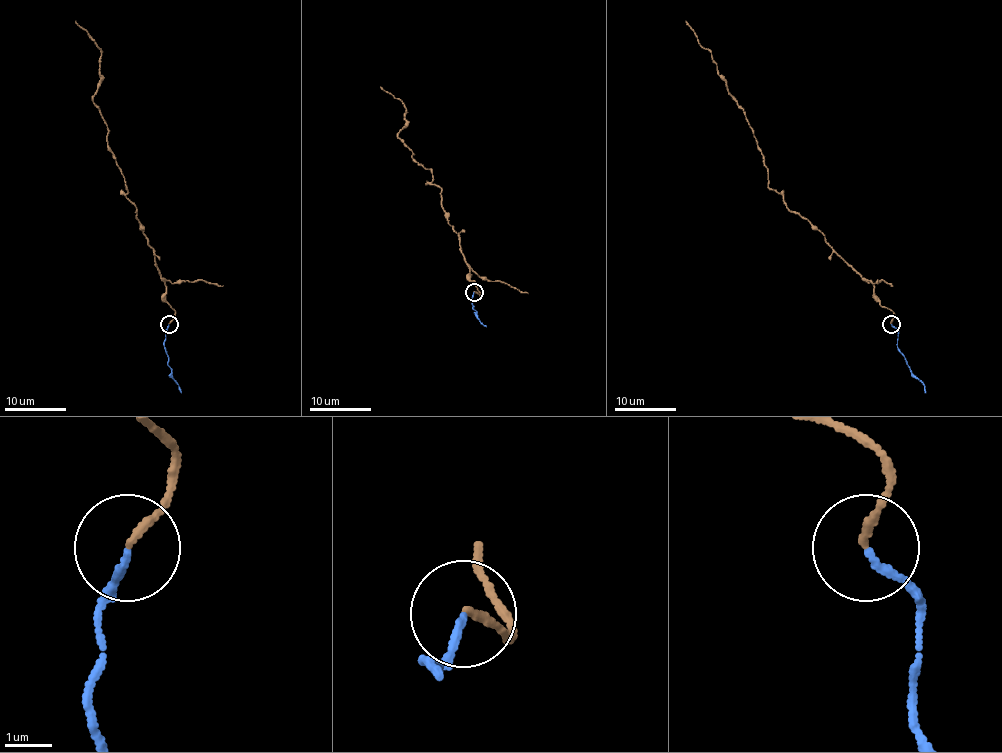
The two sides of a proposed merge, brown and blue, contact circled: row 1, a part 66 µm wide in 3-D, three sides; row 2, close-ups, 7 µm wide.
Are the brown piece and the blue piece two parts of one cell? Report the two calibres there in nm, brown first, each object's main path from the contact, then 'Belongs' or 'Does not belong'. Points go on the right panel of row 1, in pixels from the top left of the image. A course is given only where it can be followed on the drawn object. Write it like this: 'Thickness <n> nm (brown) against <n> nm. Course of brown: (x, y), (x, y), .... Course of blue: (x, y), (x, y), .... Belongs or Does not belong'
Thickness 160 nm (brown) against 150 nm. Course of brown: (890, 324), (892, 312), (883, 307), (873, 286), (768, 187), (768, 168), (744, 110), (685, 20). Course of blue: (890, 324), (898, 332), (898, 350), (926, 392). Belongs

